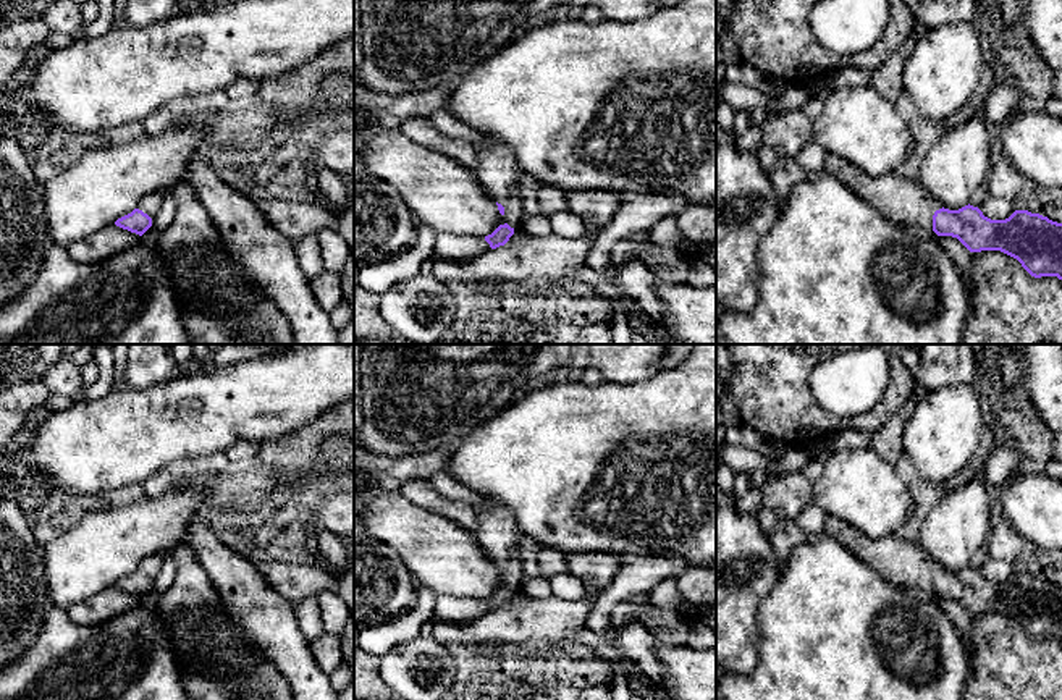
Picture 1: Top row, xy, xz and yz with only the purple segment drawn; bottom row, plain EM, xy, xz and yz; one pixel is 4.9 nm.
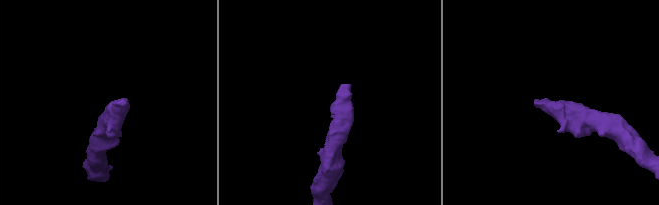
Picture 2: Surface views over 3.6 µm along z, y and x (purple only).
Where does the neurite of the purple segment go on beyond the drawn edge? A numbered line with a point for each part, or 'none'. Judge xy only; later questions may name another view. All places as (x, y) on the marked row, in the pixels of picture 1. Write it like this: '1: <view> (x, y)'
1: xy (151, 204)

